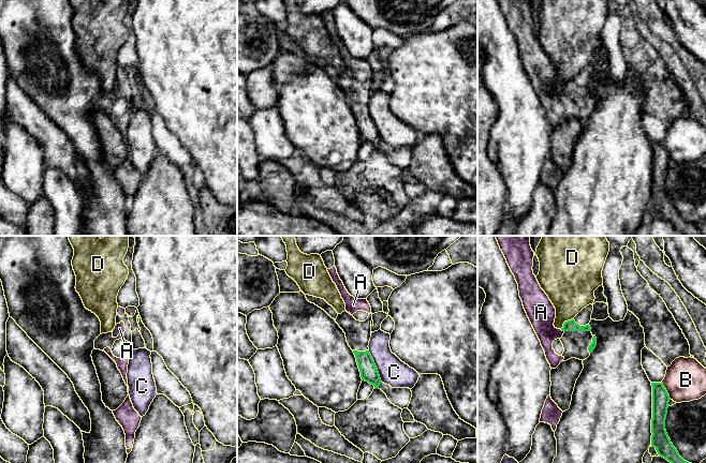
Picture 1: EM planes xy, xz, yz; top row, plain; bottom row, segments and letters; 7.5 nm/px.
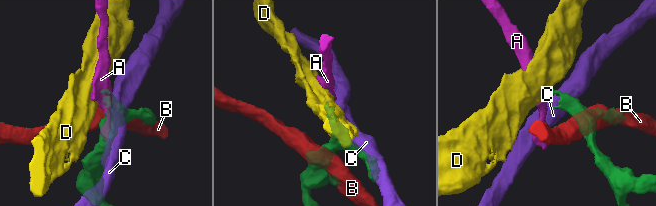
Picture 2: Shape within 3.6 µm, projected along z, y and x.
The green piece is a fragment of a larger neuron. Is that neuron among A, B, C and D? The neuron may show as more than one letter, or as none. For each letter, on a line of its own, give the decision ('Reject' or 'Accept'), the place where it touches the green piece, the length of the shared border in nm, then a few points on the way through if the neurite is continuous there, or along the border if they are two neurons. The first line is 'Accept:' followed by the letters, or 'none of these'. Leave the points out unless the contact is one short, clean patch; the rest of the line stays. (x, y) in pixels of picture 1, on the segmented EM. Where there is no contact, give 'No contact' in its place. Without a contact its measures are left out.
Accept: A
A: Accept. Touches green at yz (562, 330). Shared border 40 nm. Path across: yz (570, 325), (562, 330), (554, 331), (541, 312)
B: Reject. Touches green at yz (666, 391). Shared border 150 nm. Boundary: yz (661, 383), (671, 399)
C: Reject. Touches green at xz (376, 367). Shared border 260 nm. Boundary: xz (368, 351), (382, 382)
D: Reject. Touches green at yz (565, 322). Shared border 130 nm. Boundary: yz (573, 318), (565, 322), (560, 328)

